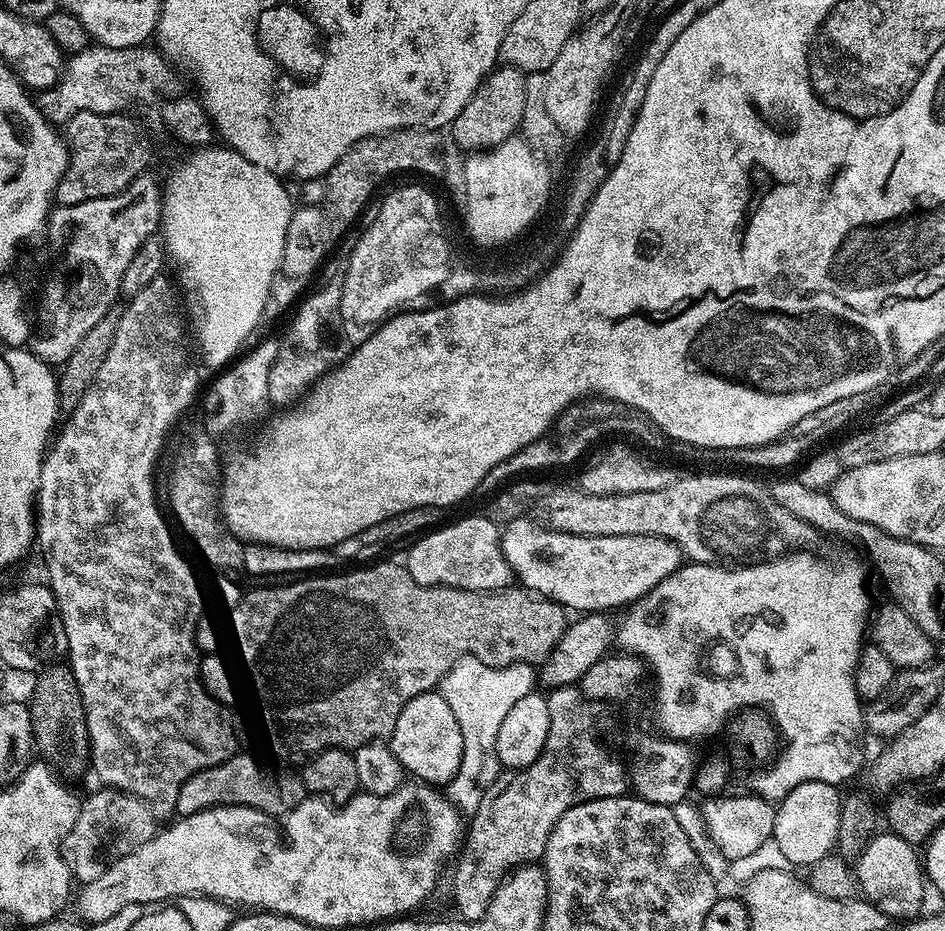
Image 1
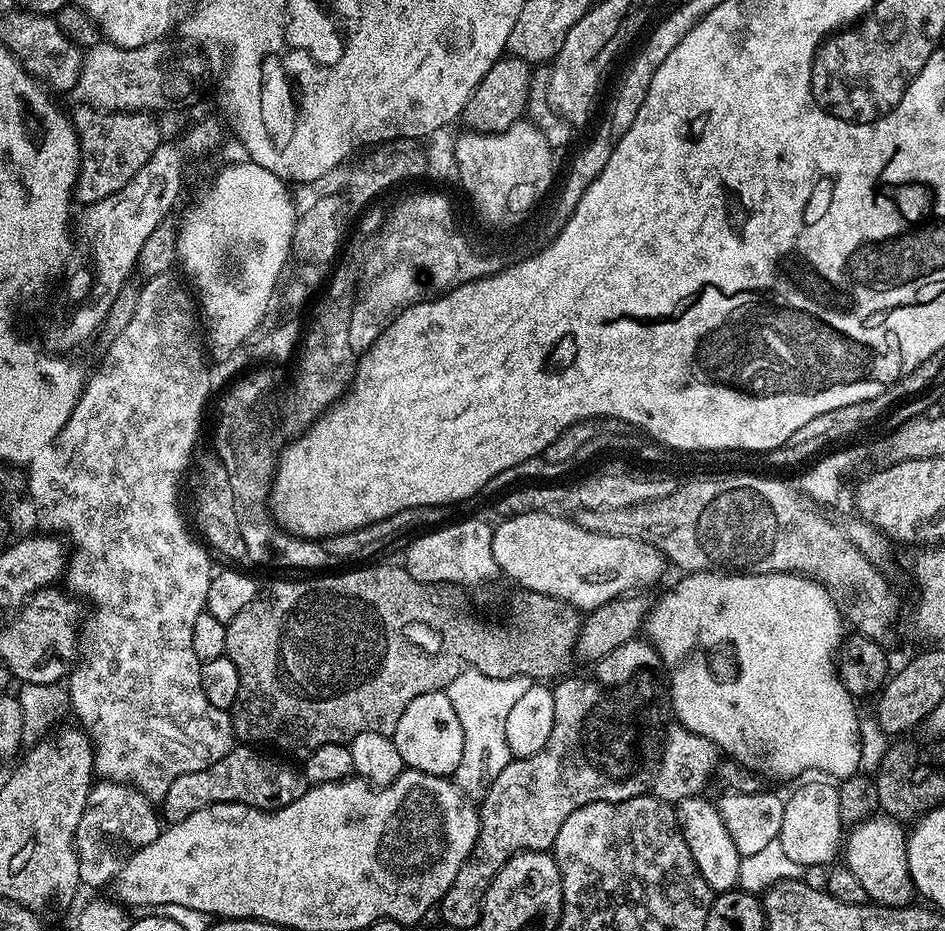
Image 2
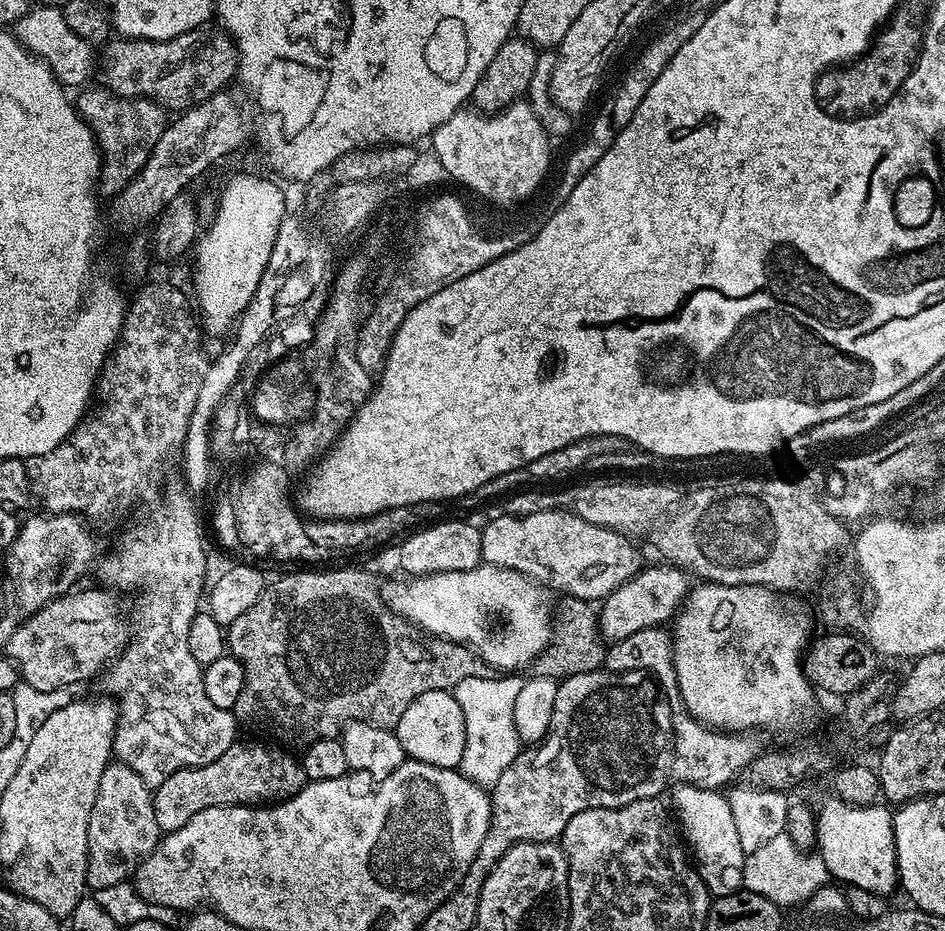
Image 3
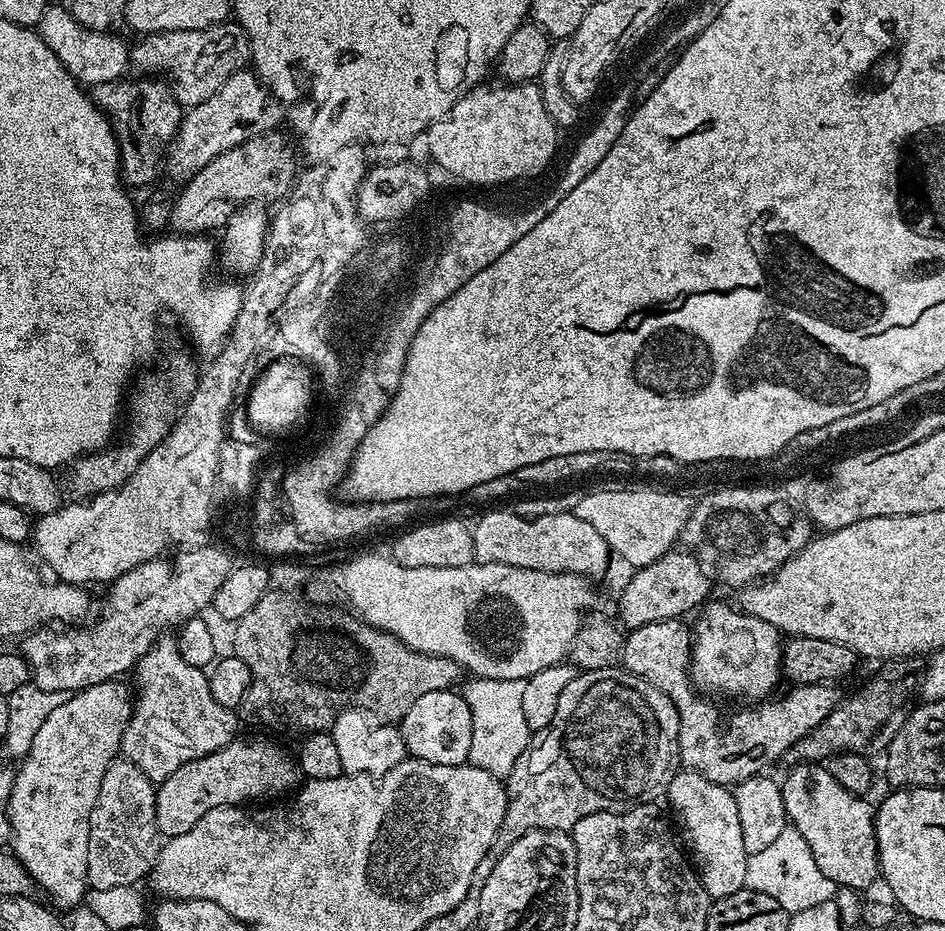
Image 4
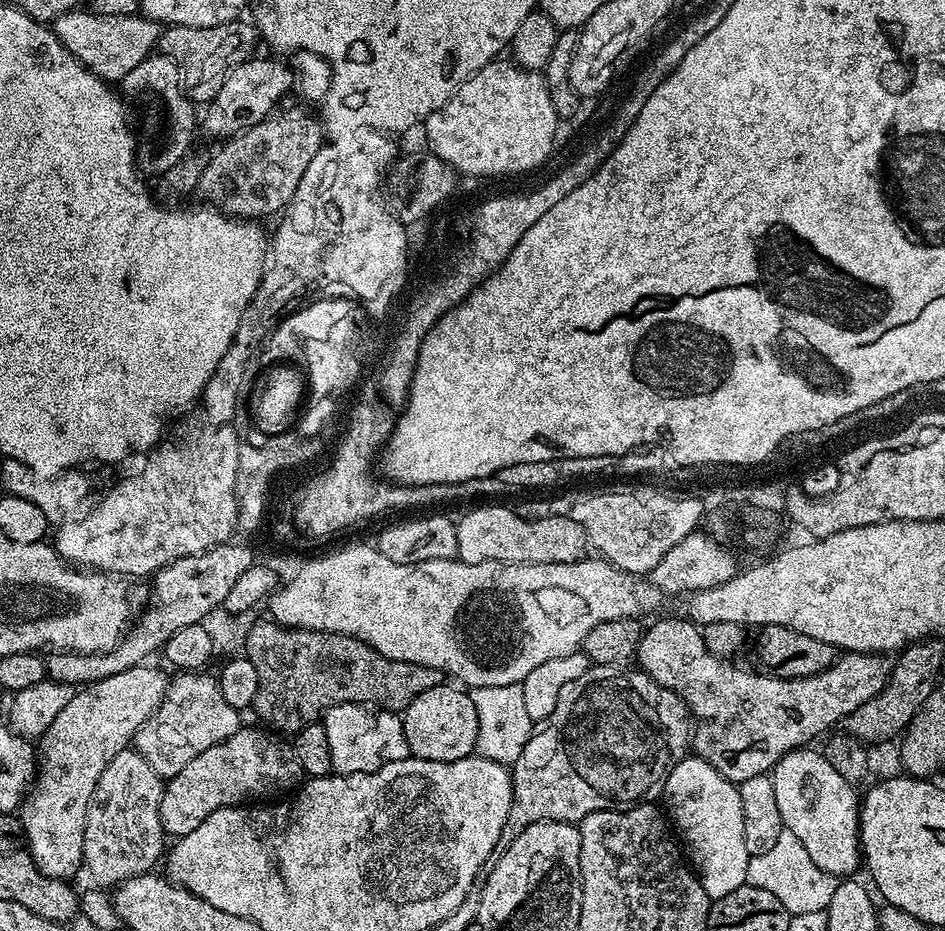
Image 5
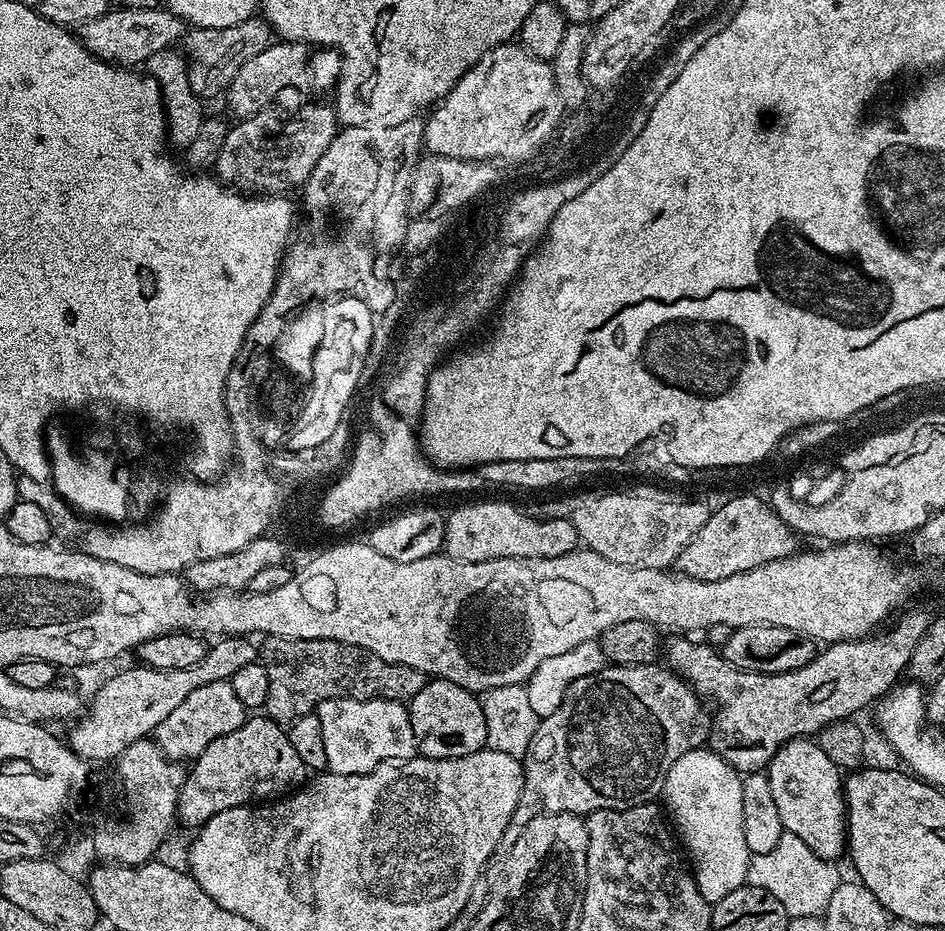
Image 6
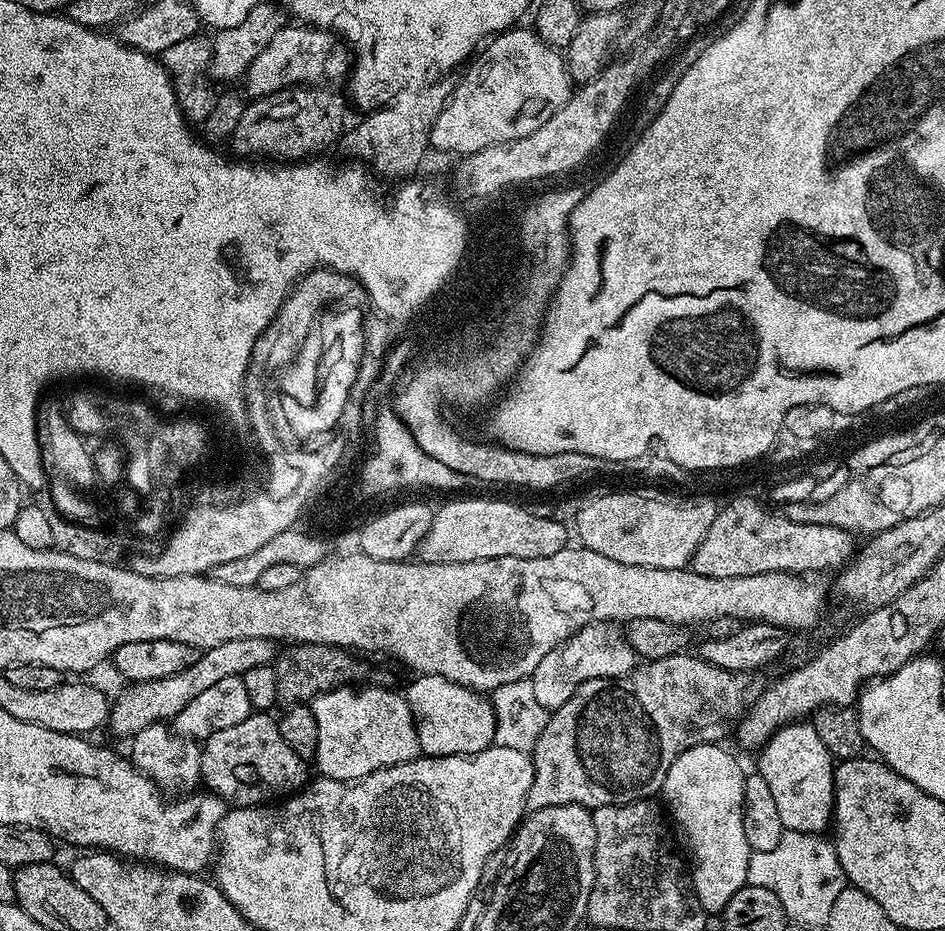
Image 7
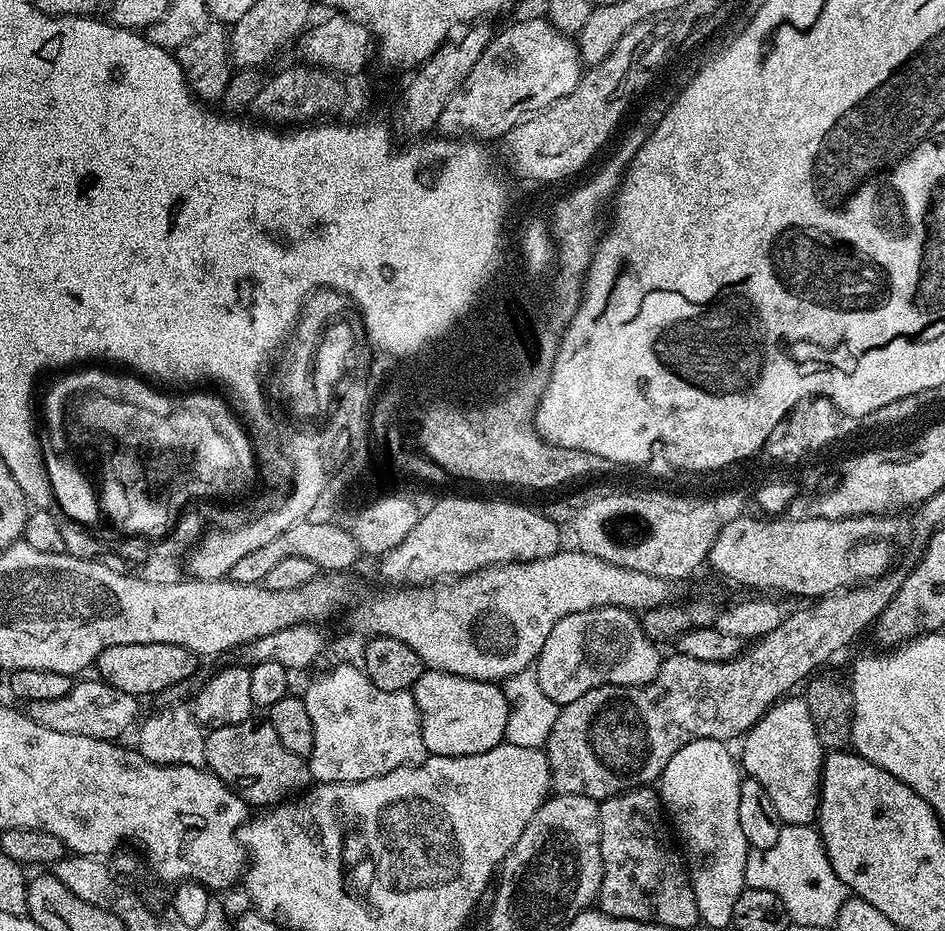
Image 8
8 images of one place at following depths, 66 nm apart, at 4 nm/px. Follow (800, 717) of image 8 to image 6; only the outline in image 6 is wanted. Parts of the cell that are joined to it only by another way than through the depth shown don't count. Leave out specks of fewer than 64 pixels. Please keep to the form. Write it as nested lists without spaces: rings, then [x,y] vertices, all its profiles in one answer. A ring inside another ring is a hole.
[[[801,738],[779,748],[768,763],[766,775],[785,832],[802,838],[818,858],[839,861],[839,856],[845,855],[848,839],[841,768],[822,754],[815,739]]]

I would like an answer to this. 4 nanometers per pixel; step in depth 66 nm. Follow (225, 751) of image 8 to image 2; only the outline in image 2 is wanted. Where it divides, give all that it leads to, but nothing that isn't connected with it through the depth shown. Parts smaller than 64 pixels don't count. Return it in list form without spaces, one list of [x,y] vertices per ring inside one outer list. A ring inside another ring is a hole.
[[[233,746],[225,756],[218,758],[218,762],[214,762],[214,766],[174,778],[162,801],[162,816],[168,824],[177,824],[208,804],[249,804],[251,808],[275,810],[302,798],[309,787],[307,778],[297,765],[295,768],[284,760],[275,760],[256,748]]]

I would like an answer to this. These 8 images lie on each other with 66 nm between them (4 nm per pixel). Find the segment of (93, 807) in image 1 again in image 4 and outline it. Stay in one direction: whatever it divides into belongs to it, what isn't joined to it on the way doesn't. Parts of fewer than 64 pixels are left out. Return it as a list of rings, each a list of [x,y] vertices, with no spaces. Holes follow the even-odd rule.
[[[123,758],[113,760],[102,778],[94,810],[90,814],[90,850],[88,851],[88,887],[98,890],[113,889],[114,886],[139,885],[139,880],[149,875],[152,863],[160,850],[161,841],[156,831],[156,789],[157,785],[134,762]]]

